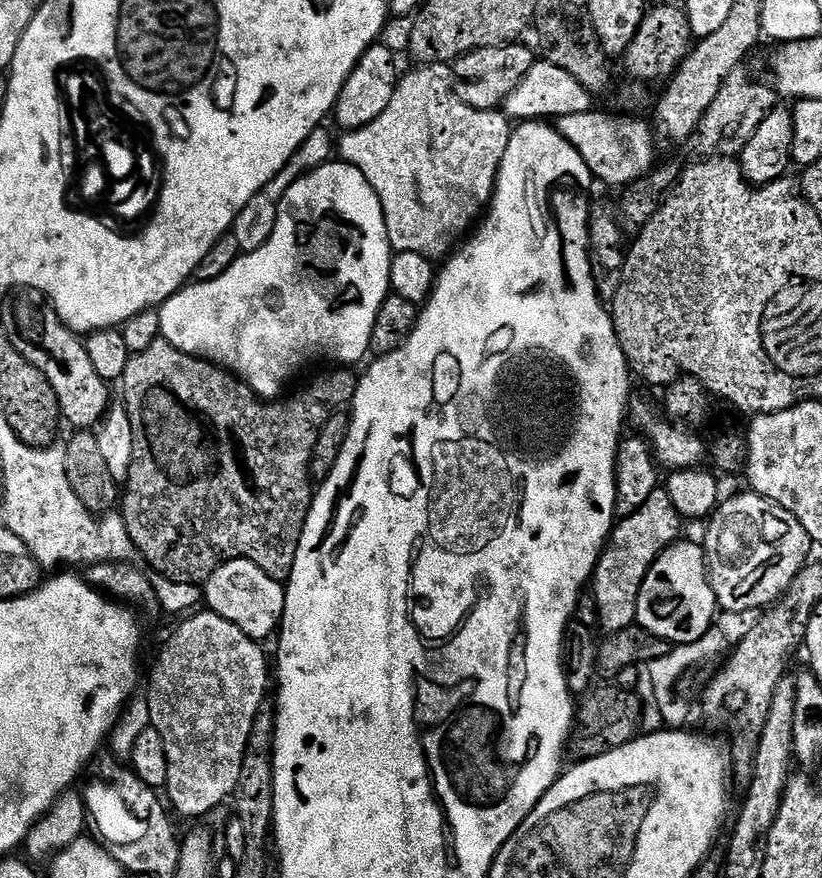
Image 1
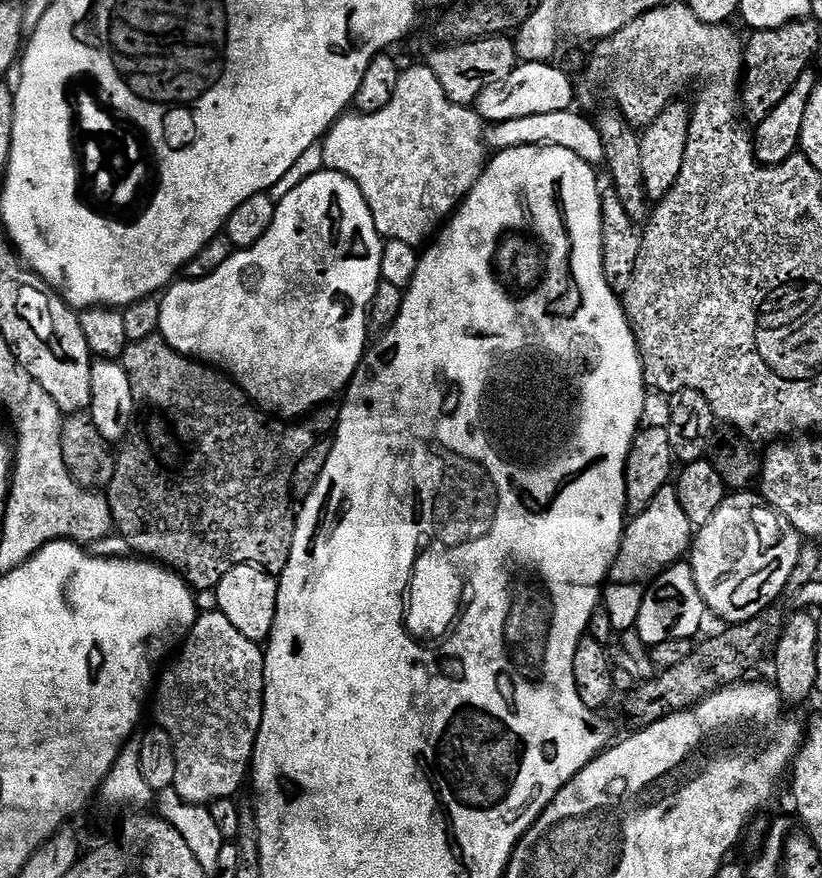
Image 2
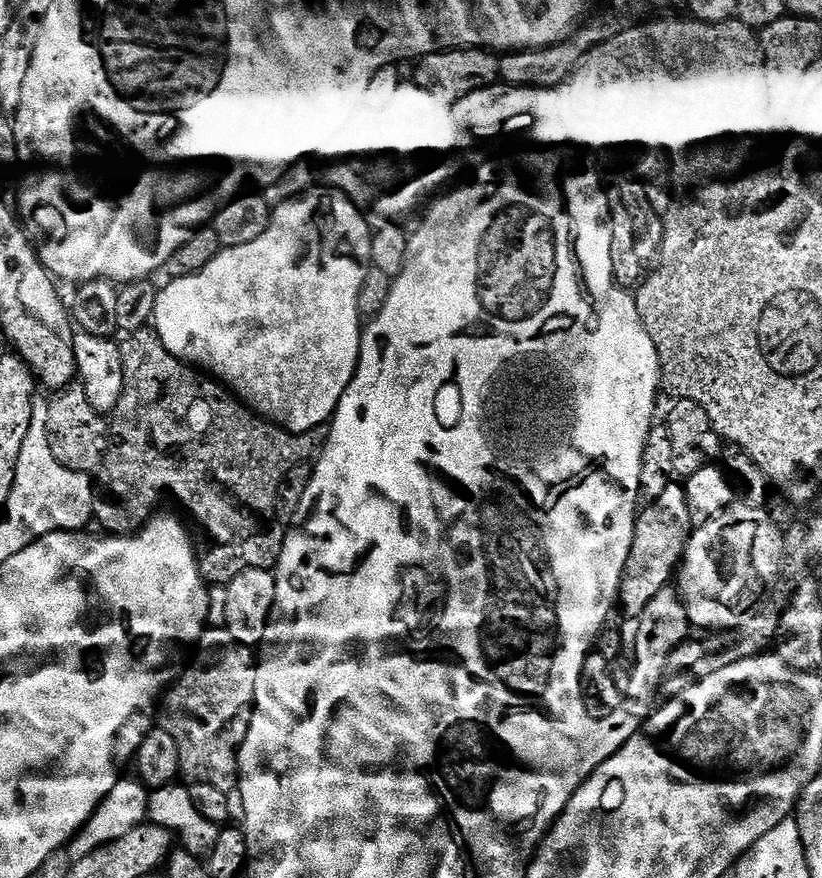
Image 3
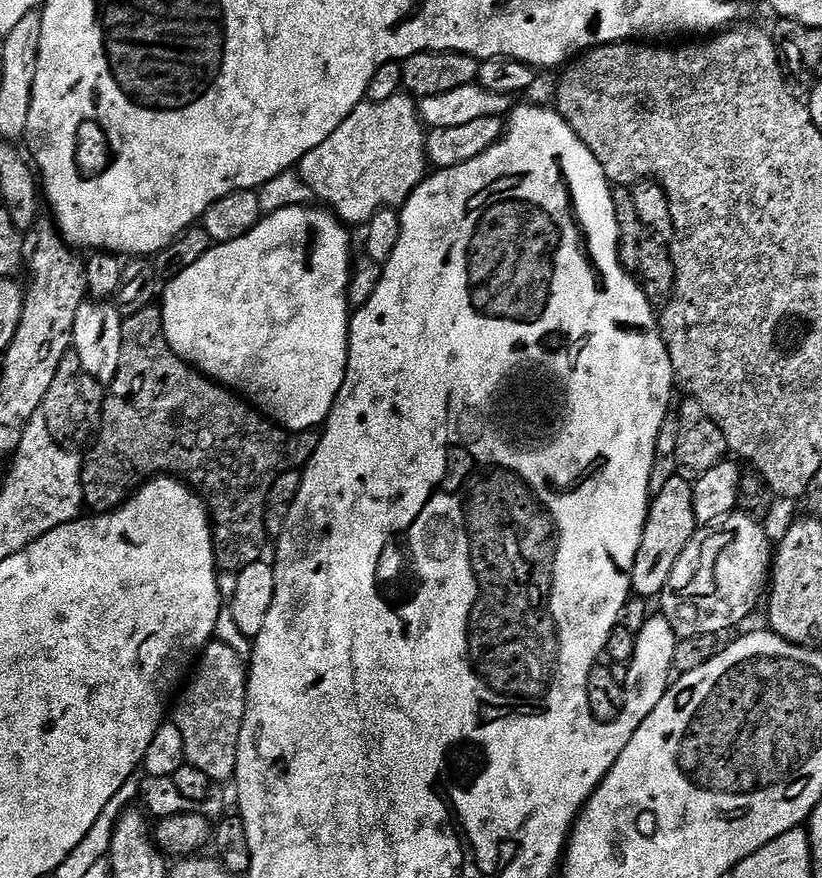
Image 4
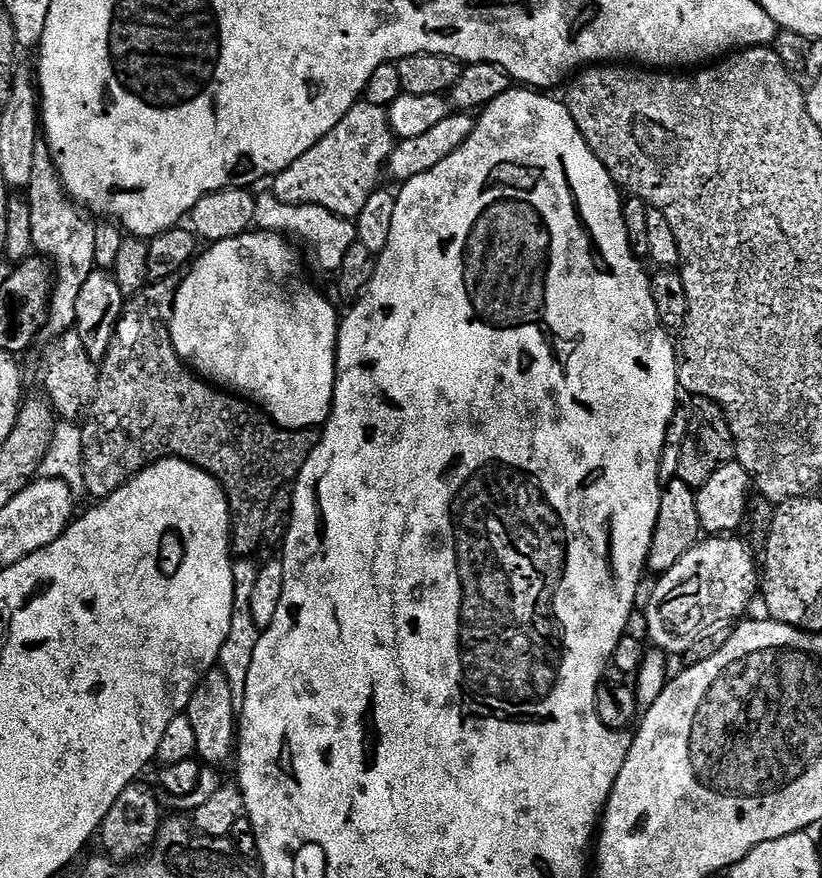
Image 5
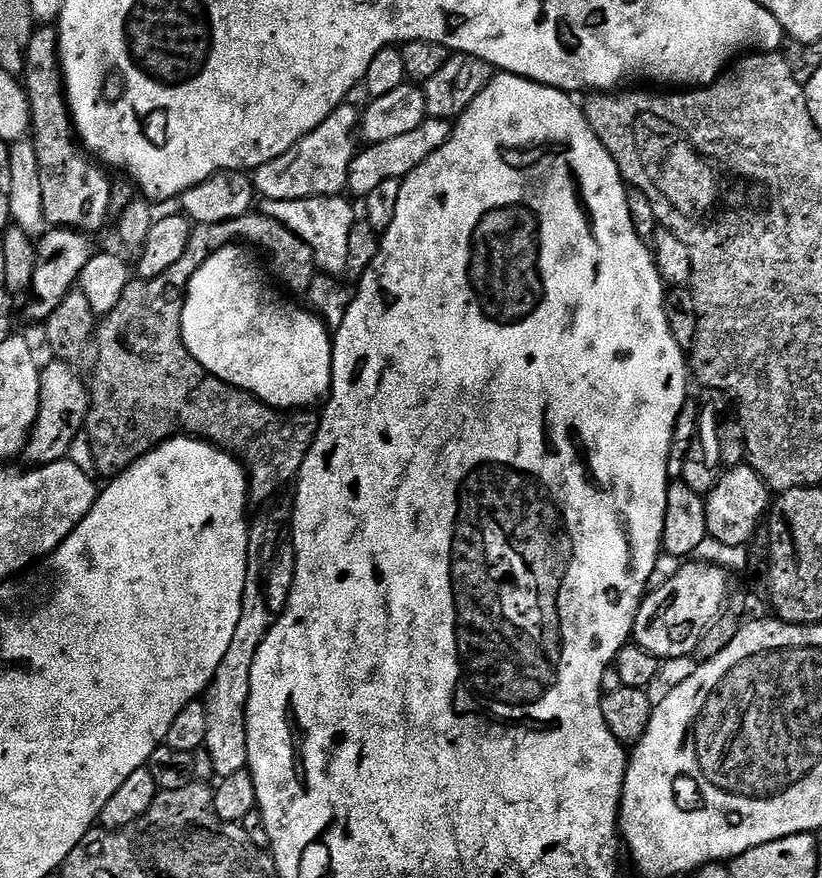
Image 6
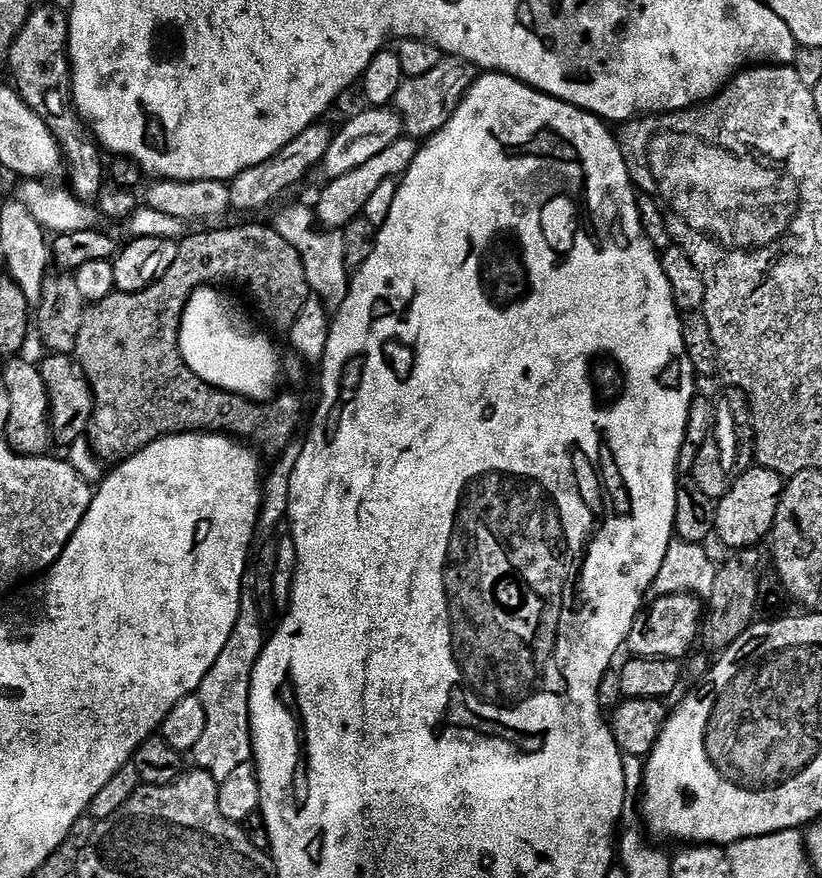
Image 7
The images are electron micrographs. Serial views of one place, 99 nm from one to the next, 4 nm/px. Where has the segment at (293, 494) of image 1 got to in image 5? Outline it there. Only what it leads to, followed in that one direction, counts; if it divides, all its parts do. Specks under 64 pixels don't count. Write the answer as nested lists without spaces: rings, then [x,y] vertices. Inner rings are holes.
[[[175,279],[158,280],[149,283],[124,305],[124,312],[120,316],[119,322],[116,323],[116,333],[112,339],[110,350],[106,354],[104,361],[99,365],[100,381],[98,382],[96,397],[91,408],[88,409],[86,419],[83,421],[80,429],[82,434],[82,454],[84,455],[84,492],[87,495],[96,496],[92,498],[103,498],[114,494],[127,480],[131,480],[133,476],[138,475],[143,468],[148,468],[151,464],[159,464],[171,460],[192,464],[195,468],[200,469],[201,472],[207,472],[209,477],[215,480],[219,487],[224,489],[224,498],[230,506],[230,514],[232,515],[232,551],[237,557],[248,558],[253,555],[252,551],[256,547],[260,548],[263,545],[263,522],[266,519],[266,510],[270,506],[274,494],[279,488],[291,485],[295,481],[297,474],[304,471],[306,458],[310,458],[313,450],[318,447],[318,436],[311,428],[301,428],[299,430],[280,428],[259,407],[253,406],[247,399],[241,398],[239,395],[225,394],[219,387],[213,386],[207,379],[197,375],[185,361],[177,356],[176,347],[172,341],[172,311],[176,305],[177,287],[178,284]]]

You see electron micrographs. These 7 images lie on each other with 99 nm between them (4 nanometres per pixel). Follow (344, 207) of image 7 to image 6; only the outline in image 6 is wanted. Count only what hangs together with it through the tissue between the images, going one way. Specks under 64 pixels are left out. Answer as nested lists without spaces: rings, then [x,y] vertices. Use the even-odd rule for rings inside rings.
[[[428,118],[413,132],[365,147],[365,151],[359,151],[350,163],[347,191],[359,198],[365,198],[384,182],[394,180],[400,182],[407,179],[417,168],[423,167],[425,161],[431,160],[433,154],[439,152],[453,134],[454,130],[449,121]]]

